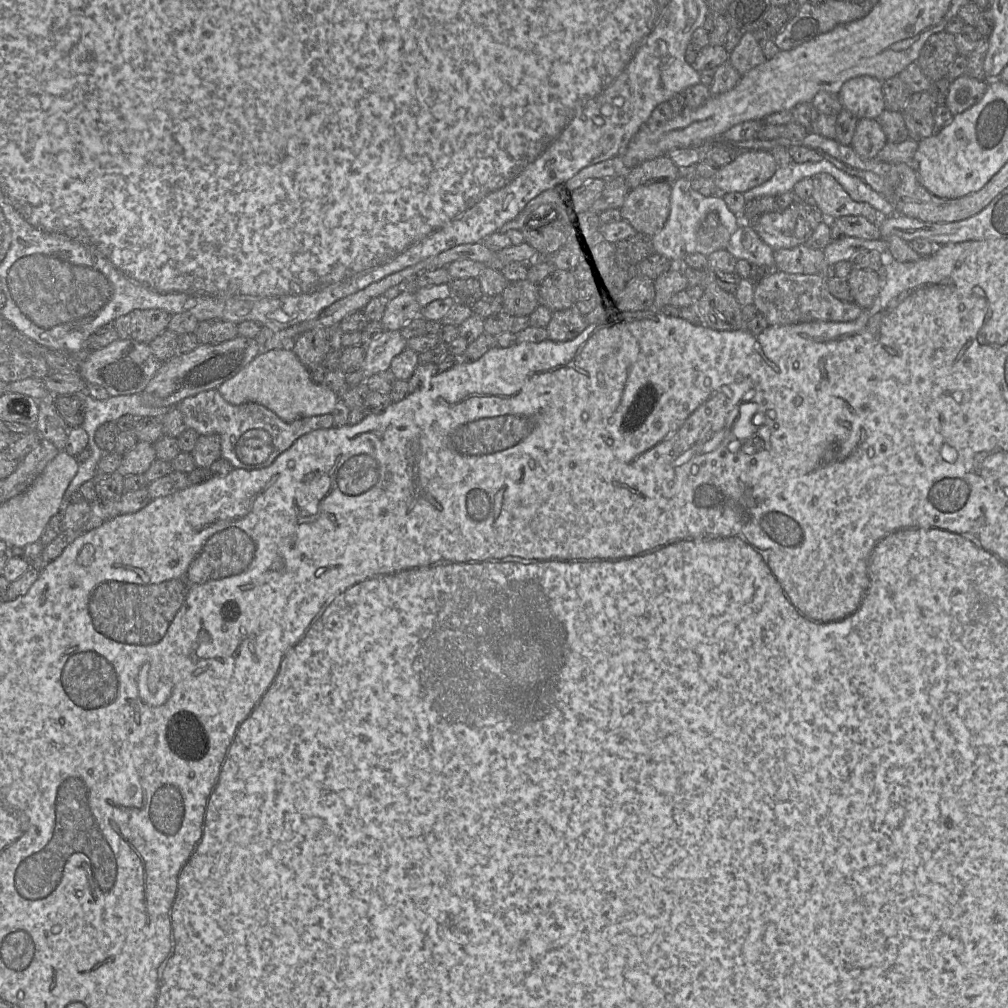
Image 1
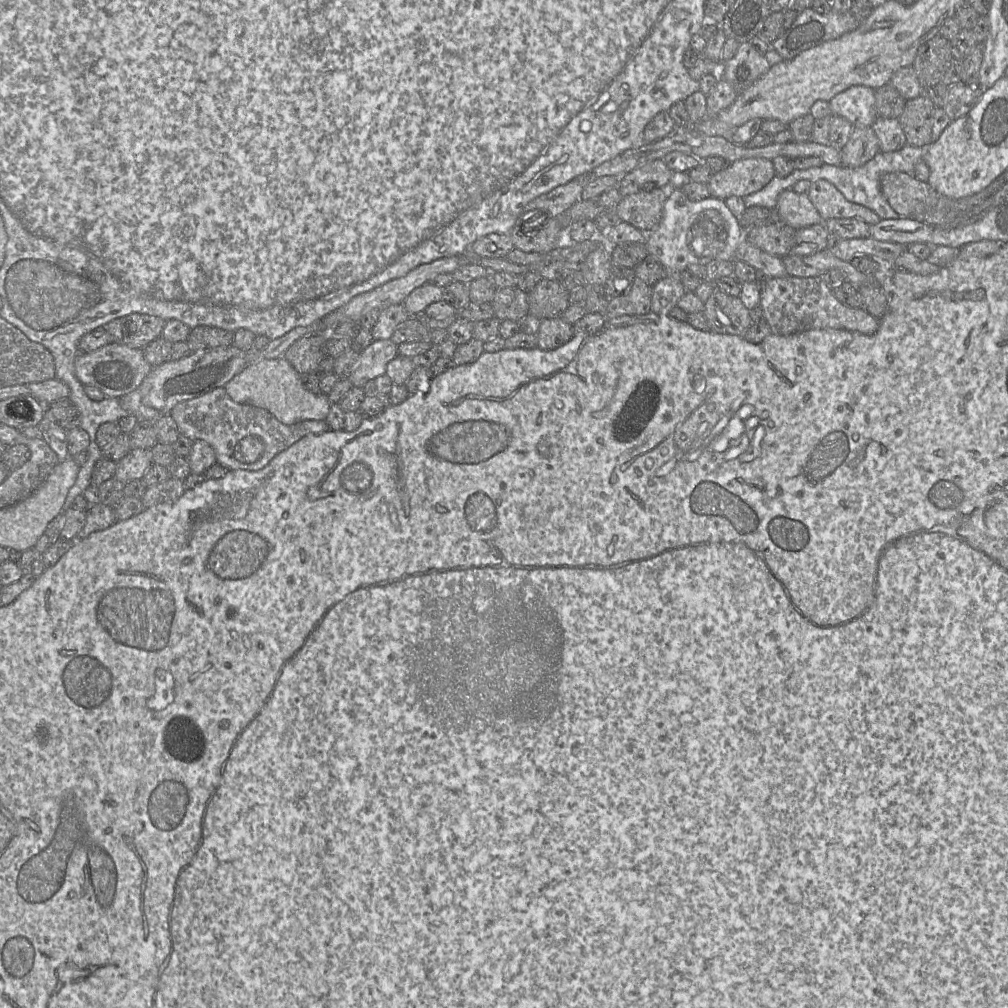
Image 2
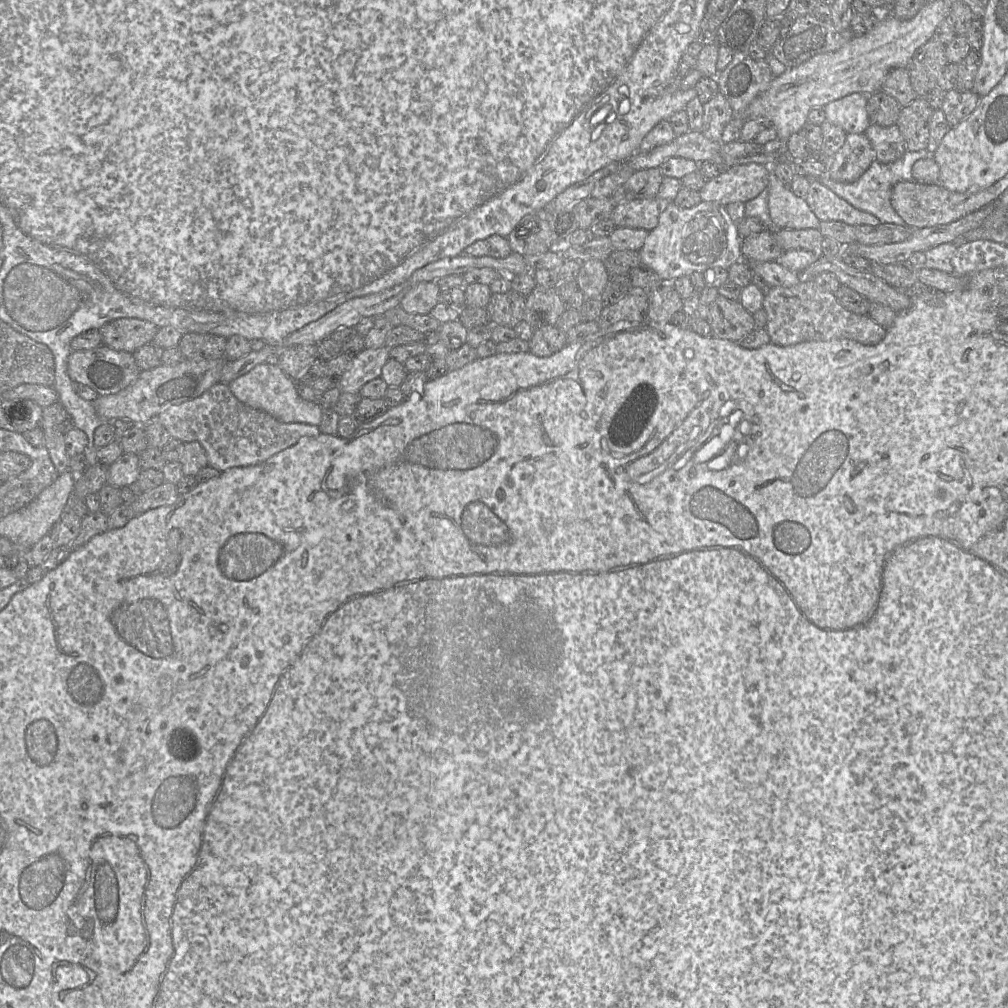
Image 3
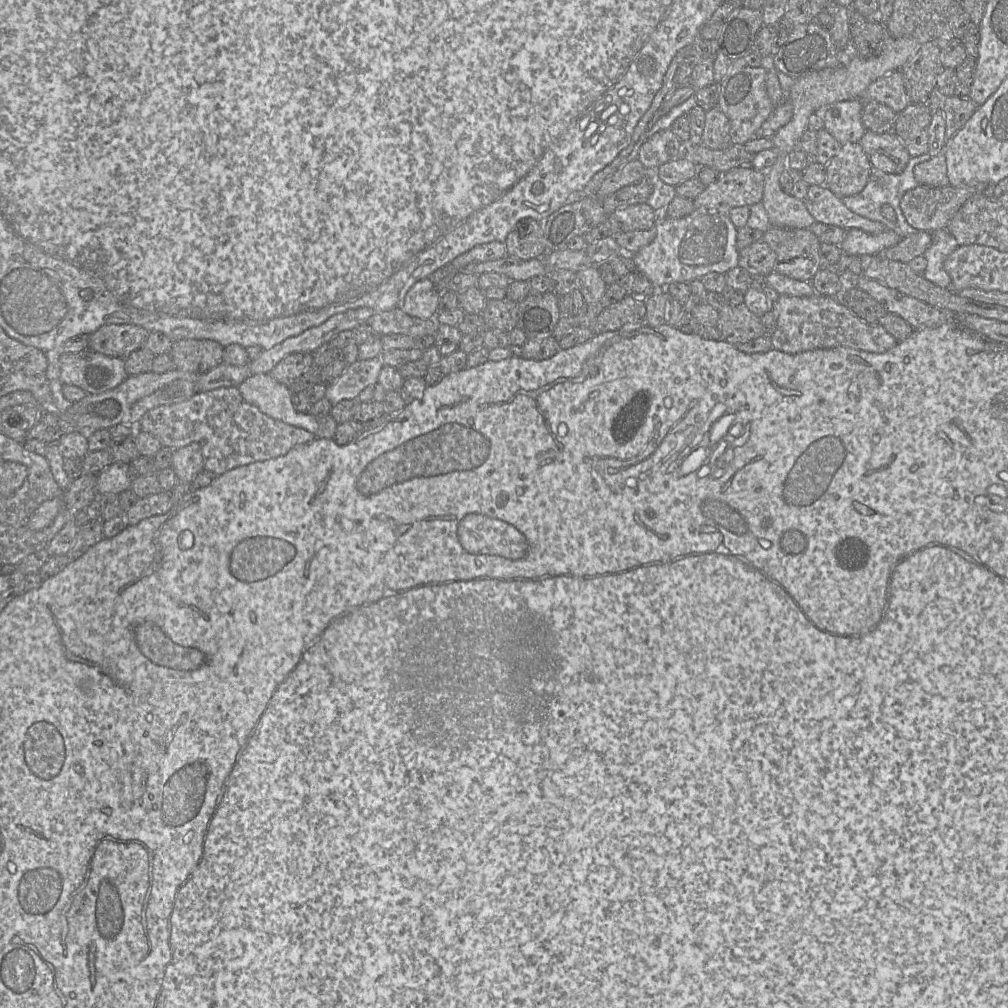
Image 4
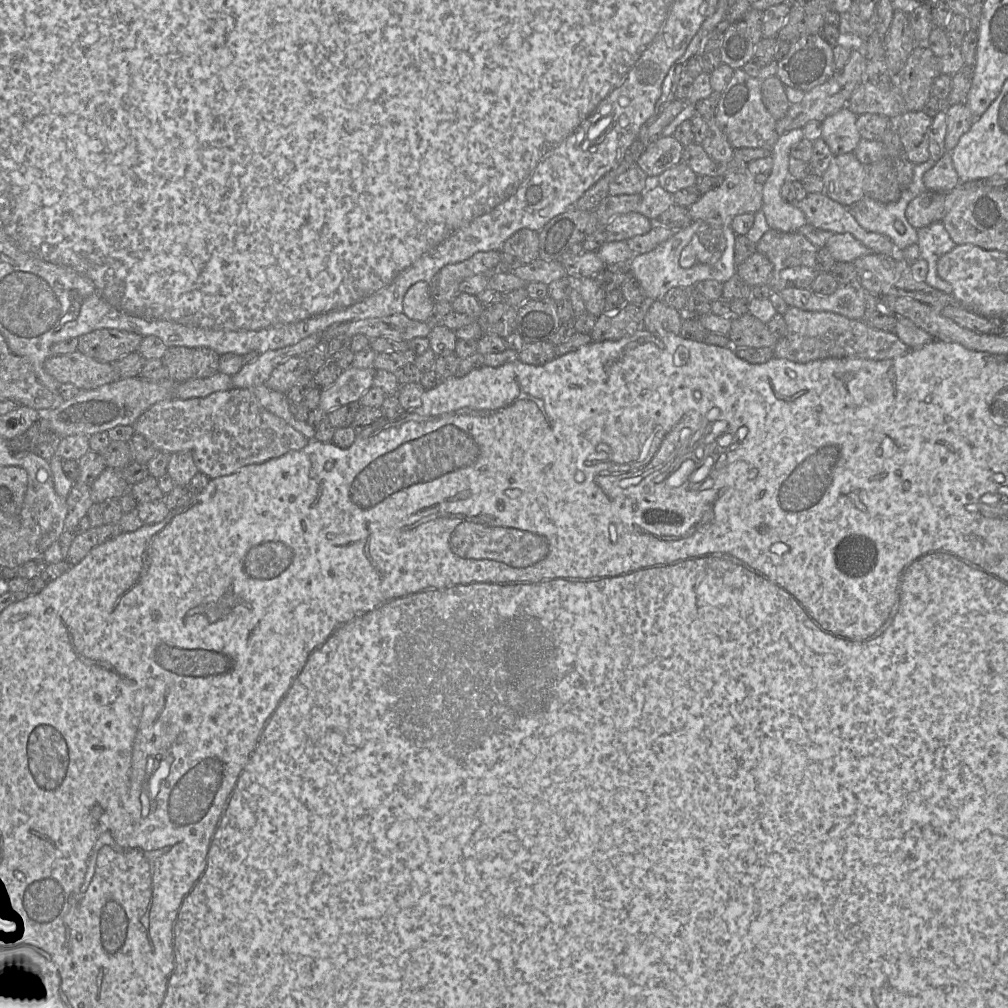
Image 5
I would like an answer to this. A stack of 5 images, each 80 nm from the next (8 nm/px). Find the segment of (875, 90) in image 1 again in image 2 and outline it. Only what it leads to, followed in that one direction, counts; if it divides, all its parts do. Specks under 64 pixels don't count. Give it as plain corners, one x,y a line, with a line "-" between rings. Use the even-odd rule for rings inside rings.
852,86
840,92
829,101
831,113
847,119
853,126
871,126
878,117
874,91
875,89
866,86

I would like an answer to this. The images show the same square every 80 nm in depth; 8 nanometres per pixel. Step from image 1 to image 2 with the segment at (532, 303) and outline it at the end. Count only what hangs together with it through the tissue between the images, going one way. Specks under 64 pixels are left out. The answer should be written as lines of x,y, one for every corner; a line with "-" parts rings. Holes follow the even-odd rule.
518,287
497,289
491,304
494,317
501,321
521,321
529,314
528,293

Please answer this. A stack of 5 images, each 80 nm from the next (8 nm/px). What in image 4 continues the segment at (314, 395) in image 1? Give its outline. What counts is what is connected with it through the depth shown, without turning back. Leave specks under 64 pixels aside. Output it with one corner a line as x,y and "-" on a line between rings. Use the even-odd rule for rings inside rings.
269,373
249,375
239,386
243,399
267,416
316,434
319,419
298,412
292,404
288,386
277,382

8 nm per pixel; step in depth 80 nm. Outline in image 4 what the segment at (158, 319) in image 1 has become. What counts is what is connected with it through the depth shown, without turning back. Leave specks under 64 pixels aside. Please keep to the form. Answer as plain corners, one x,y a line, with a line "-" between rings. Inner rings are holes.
108,324
88,336
88,348
112,357
126,358
143,347
150,332
134,324

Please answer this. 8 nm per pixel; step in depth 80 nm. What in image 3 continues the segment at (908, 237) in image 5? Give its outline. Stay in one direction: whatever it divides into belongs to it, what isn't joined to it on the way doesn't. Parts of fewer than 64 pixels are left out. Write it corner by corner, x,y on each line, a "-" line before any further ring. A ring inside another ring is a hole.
925,150
909,151
895,162
883,164
874,160
863,175
855,182
842,183
835,181
825,172
819,179
824,185
831,189
839,197
847,201
850,205
858,210
870,213
877,217
881,223
891,223
896,225
906,225
904,220
897,214
891,205
891,193
893,186
902,181
912,181
913,164
920,159
931,158
932,155

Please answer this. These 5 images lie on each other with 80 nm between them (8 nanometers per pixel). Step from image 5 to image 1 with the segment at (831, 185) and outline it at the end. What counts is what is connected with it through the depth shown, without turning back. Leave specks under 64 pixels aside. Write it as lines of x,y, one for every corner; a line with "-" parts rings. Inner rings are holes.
876,119
858,120
850,145
861,158
875,158
886,143
886,135

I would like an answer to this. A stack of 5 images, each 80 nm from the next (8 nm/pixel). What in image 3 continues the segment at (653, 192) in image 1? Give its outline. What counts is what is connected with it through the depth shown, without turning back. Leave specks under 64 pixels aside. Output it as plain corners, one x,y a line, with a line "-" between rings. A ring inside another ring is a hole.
658,198
636,199
616,205
611,218
617,227
650,232
659,223
662,208
663,203

